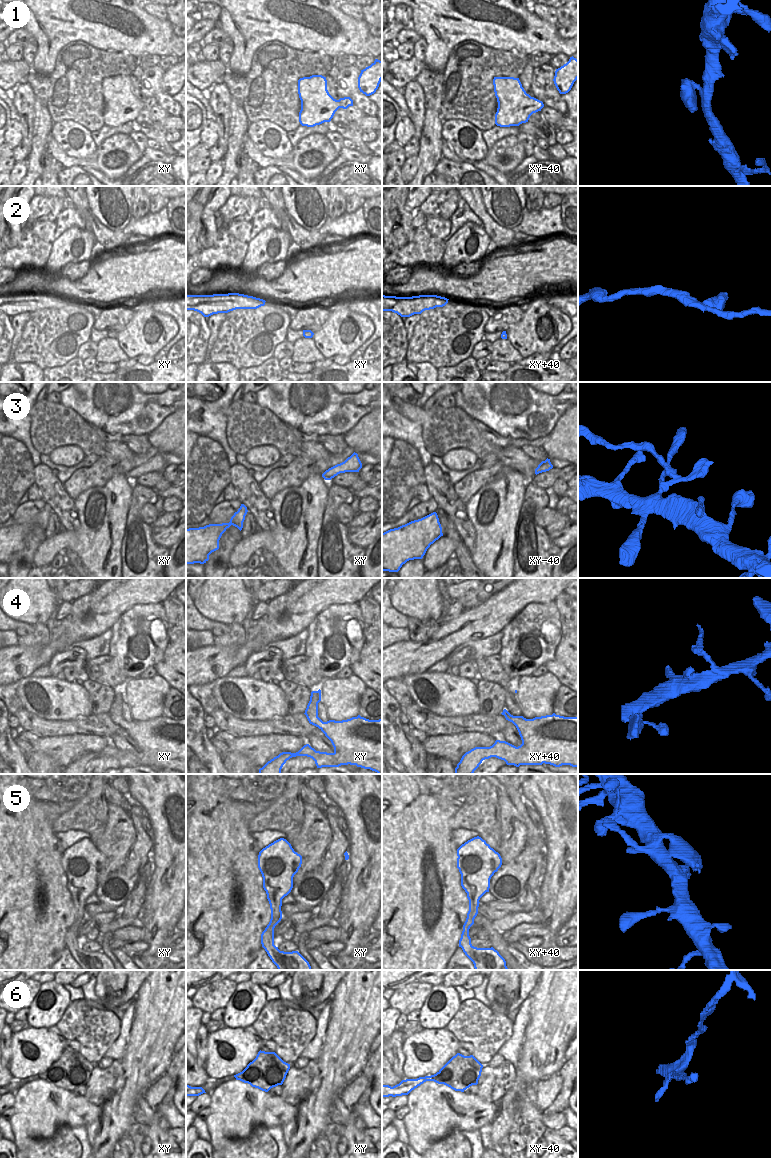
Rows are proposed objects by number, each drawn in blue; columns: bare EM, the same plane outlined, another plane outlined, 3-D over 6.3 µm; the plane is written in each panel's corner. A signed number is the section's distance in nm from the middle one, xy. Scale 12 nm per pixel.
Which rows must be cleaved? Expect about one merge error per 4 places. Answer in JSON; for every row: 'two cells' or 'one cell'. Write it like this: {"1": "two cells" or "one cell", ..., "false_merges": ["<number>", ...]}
{"1": "one cell", "2": "one cell", "3": "two cells", "4": "one cell", "5": "one cell", "6": "two cells", "false_merges": ["3", "6"]}

